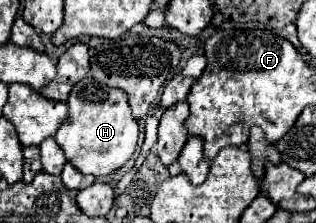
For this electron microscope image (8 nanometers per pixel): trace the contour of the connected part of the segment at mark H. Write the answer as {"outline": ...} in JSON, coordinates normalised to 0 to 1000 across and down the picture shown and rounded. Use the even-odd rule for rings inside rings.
{"outline":[[[294,345],[250,363],[212,444],[218,507],[199,534],[199,561],[180,578],[174,632],[199,668],[218,731],[256,776],[288,776],[301,794],[358,776],[389,749],[402,713],[427,686],[440,561],[415,507],[402,417],[383,399],[307,372]]]}

